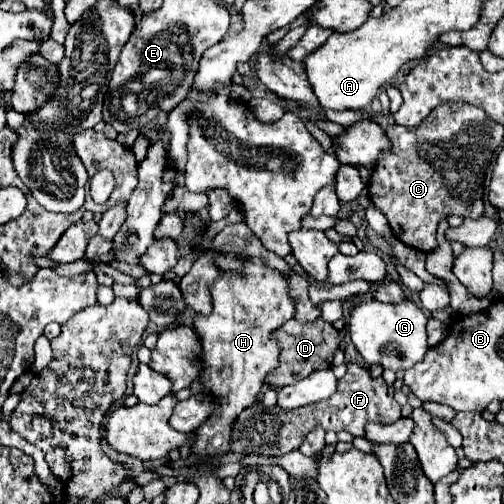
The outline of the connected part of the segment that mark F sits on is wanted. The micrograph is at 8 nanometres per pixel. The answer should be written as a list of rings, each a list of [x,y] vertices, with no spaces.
[[[356,362],[348,364],[348,370],[344,378],[338,380],[338,390],[332,398],[324,402],[316,402],[304,408],[294,410],[282,410],[280,406],[274,406],[272,410],[264,410],[262,404],[254,404],[252,408],[244,410],[236,424],[234,424],[234,438],[232,438],[232,452],[252,452],[258,454],[260,448],[268,450],[270,456],[282,456],[286,452],[292,452],[300,446],[304,436],[316,428],[322,426],[324,430],[346,430],[352,436],[364,436],[364,424],[366,422],[386,422],[392,424],[400,418],[400,404],[388,396],[386,382],[382,378],[372,378],[368,368],[358,366]]]

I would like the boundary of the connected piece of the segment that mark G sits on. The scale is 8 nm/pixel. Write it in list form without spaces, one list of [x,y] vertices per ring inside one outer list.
[[[366,300],[358,302],[350,310],[348,330],[356,350],[360,352],[368,366],[380,364],[382,368],[390,370],[408,370],[416,362],[420,362],[428,352],[426,322],[428,322],[426,314],[412,300],[404,300],[398,304]]]

